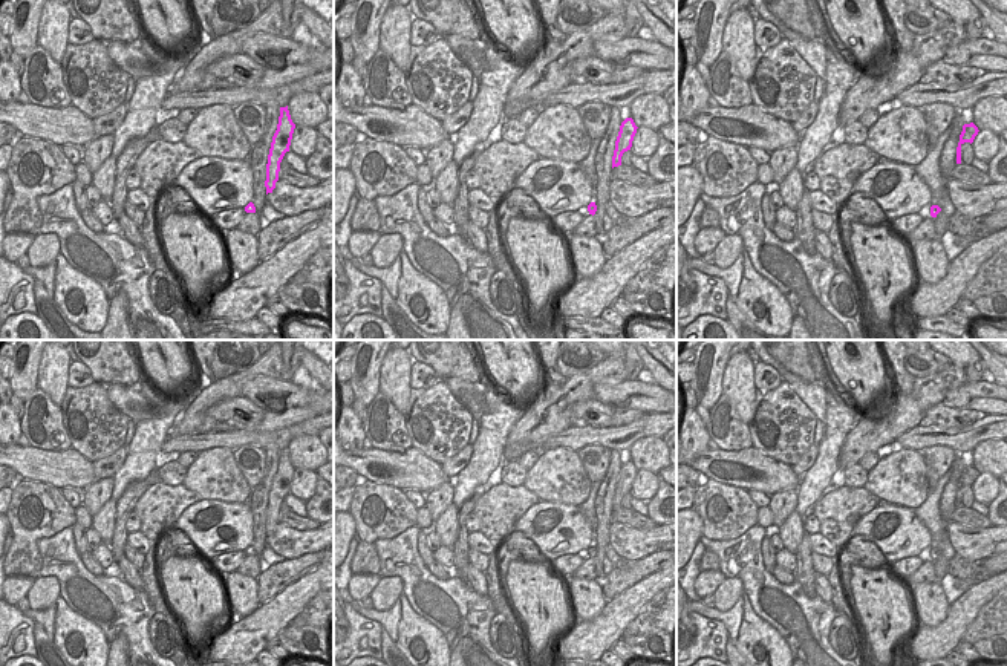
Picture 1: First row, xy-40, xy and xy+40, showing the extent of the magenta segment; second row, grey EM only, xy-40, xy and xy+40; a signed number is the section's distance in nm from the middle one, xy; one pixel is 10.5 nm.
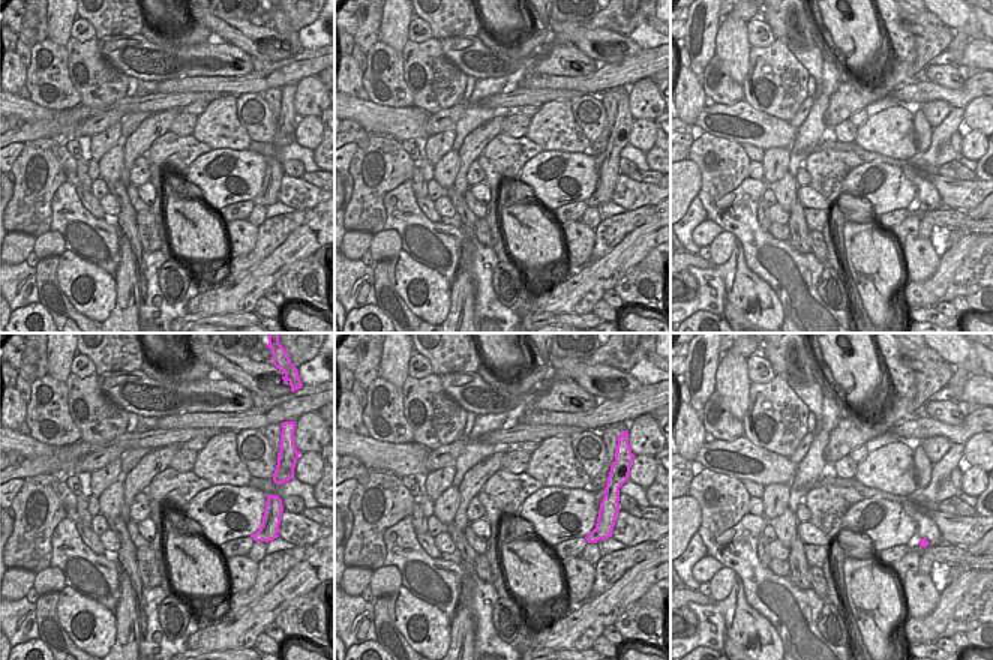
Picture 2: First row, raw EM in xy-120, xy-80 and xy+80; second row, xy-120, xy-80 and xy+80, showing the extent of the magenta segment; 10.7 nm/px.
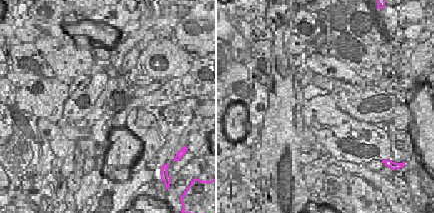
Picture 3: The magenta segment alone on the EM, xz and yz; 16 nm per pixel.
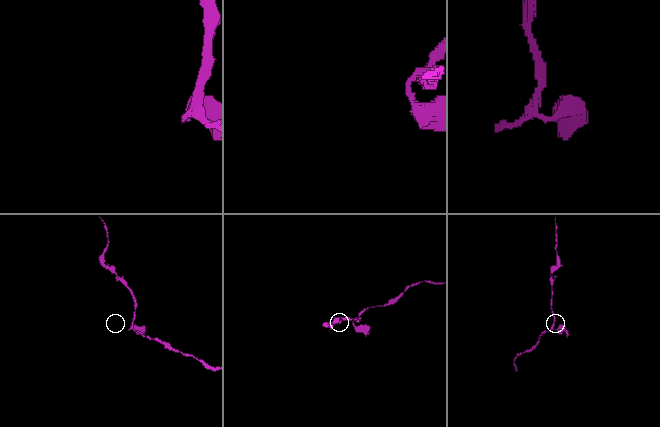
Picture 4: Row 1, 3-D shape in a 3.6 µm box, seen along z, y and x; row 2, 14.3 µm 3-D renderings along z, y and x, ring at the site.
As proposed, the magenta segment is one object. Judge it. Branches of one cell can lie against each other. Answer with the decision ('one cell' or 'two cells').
one cell

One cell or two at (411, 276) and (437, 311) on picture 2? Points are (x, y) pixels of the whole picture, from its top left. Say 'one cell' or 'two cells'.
one cell

